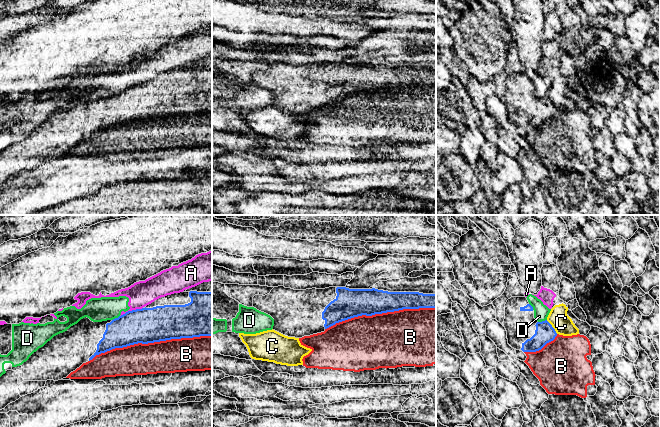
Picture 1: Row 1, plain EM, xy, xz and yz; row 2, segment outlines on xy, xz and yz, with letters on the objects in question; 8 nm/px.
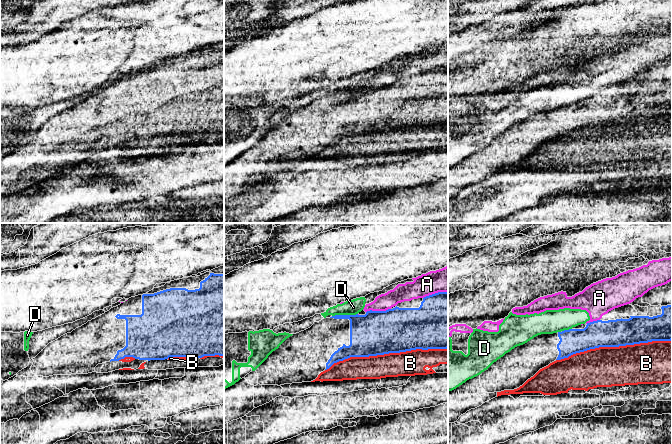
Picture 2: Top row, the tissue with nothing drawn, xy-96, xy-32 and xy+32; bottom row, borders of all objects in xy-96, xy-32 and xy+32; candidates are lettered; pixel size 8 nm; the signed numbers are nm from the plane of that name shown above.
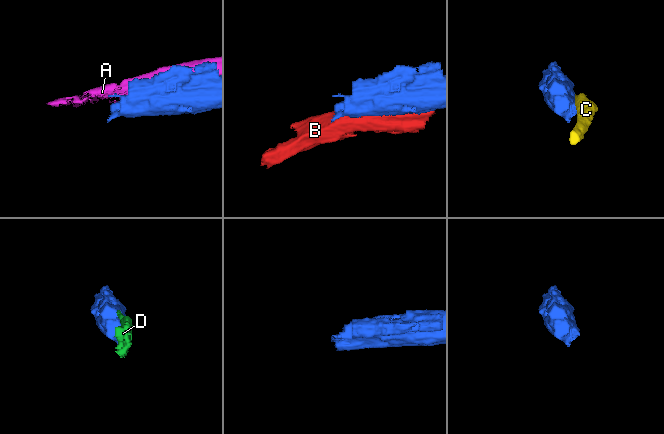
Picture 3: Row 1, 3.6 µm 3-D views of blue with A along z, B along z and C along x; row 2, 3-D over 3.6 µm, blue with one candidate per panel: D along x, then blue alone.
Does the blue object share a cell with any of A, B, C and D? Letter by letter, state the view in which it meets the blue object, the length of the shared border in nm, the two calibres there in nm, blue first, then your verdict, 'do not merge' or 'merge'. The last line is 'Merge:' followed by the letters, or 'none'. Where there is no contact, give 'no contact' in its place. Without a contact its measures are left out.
A: meets blue in xy; contact 200 nm long; 280 nm thick on the blue side, 200 nm on the other; do not merge
B: meets blue in xy; contact 1000 nm long; 280 nm thick on the blue side, 280 nm on the other; do not merge
C: meets blue in yz; contact 140 nm long; 160 nm thick on the blue side, 160 nm on the other; do not merge
D: meets blue in yz; contact 80 nm long; 160 nm thick on the blue side, 120 nm on the other; do not merge
Merge: none

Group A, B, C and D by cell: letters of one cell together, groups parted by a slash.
A D / B / C

